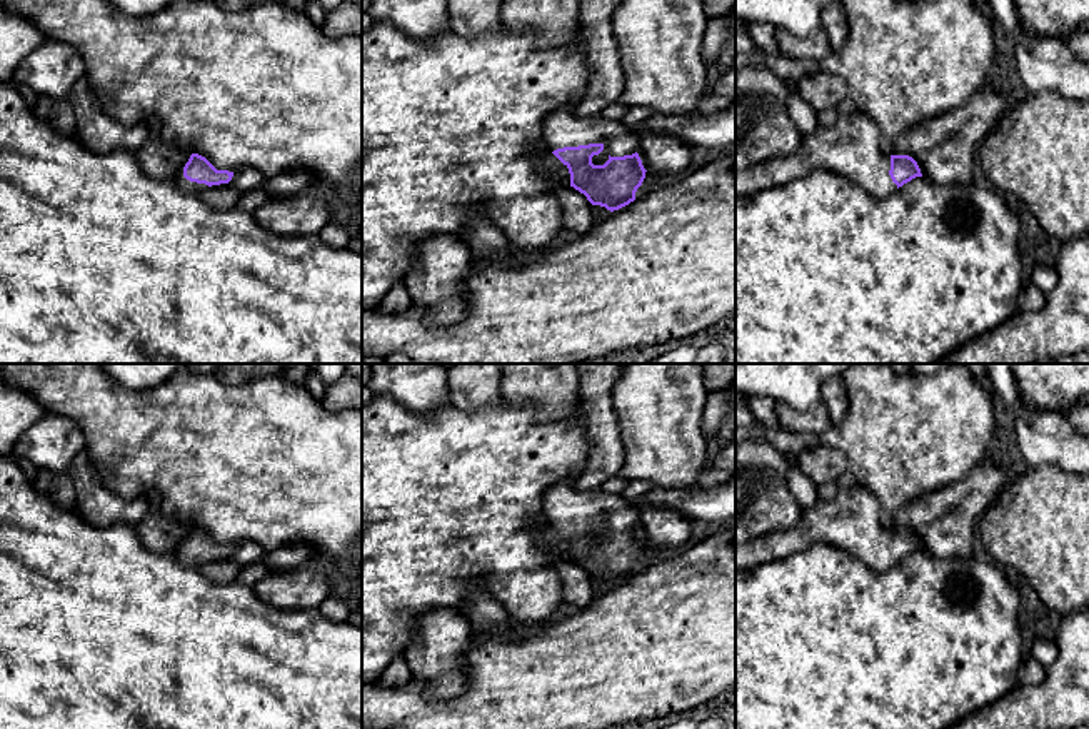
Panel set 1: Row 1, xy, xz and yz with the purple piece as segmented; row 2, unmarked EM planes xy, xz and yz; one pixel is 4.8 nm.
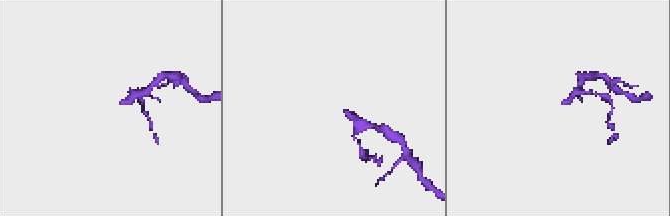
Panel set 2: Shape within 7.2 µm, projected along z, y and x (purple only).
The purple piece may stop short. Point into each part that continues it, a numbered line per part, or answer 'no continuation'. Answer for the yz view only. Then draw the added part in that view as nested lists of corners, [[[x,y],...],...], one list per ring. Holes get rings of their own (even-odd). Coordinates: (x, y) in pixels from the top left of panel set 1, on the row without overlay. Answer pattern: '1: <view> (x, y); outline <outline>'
1: yz (851, 521); outline [[[854,485],[851,489],[841,489],[832,500],[817,500],[810,509],[802,510],[799,520],[792,527],[774,530],[737,545],[735,571],[754,569],[760,564],[789,557],[815,542],[847,549],[877,572],[884,572],[897,564],[897,559],[889,549],[891,530],[886,529],[881,520],[879,500],[864,487]]]

